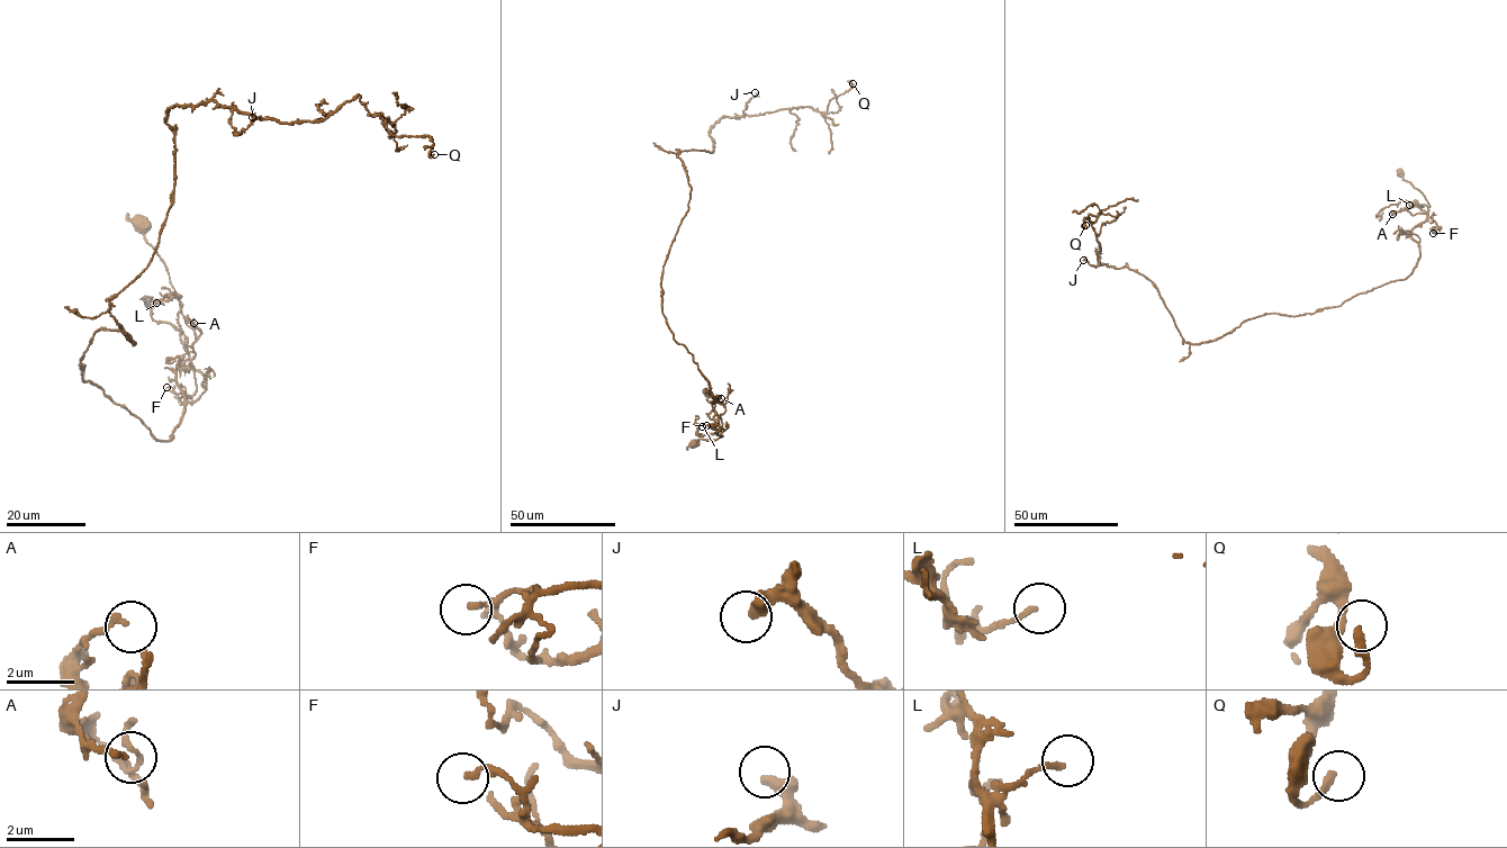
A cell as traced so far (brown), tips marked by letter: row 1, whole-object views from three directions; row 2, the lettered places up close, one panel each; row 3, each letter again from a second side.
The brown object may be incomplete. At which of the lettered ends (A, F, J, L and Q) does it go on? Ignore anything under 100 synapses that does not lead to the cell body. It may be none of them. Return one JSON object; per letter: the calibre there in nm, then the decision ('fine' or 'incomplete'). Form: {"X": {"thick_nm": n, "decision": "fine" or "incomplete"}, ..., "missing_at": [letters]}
{"A": {"thick_nm": 170, "decision": "fine"}, "F": {"thick_nm": 160, "decision": "fine"}, "J": {"thick_nm": 400, "decision": "fine"}, "L": {"thick_nm": 130, "decision": "fine"}, "Q": {"thick_nm": 220, "decision": "fine"}, "missing_at": []}

